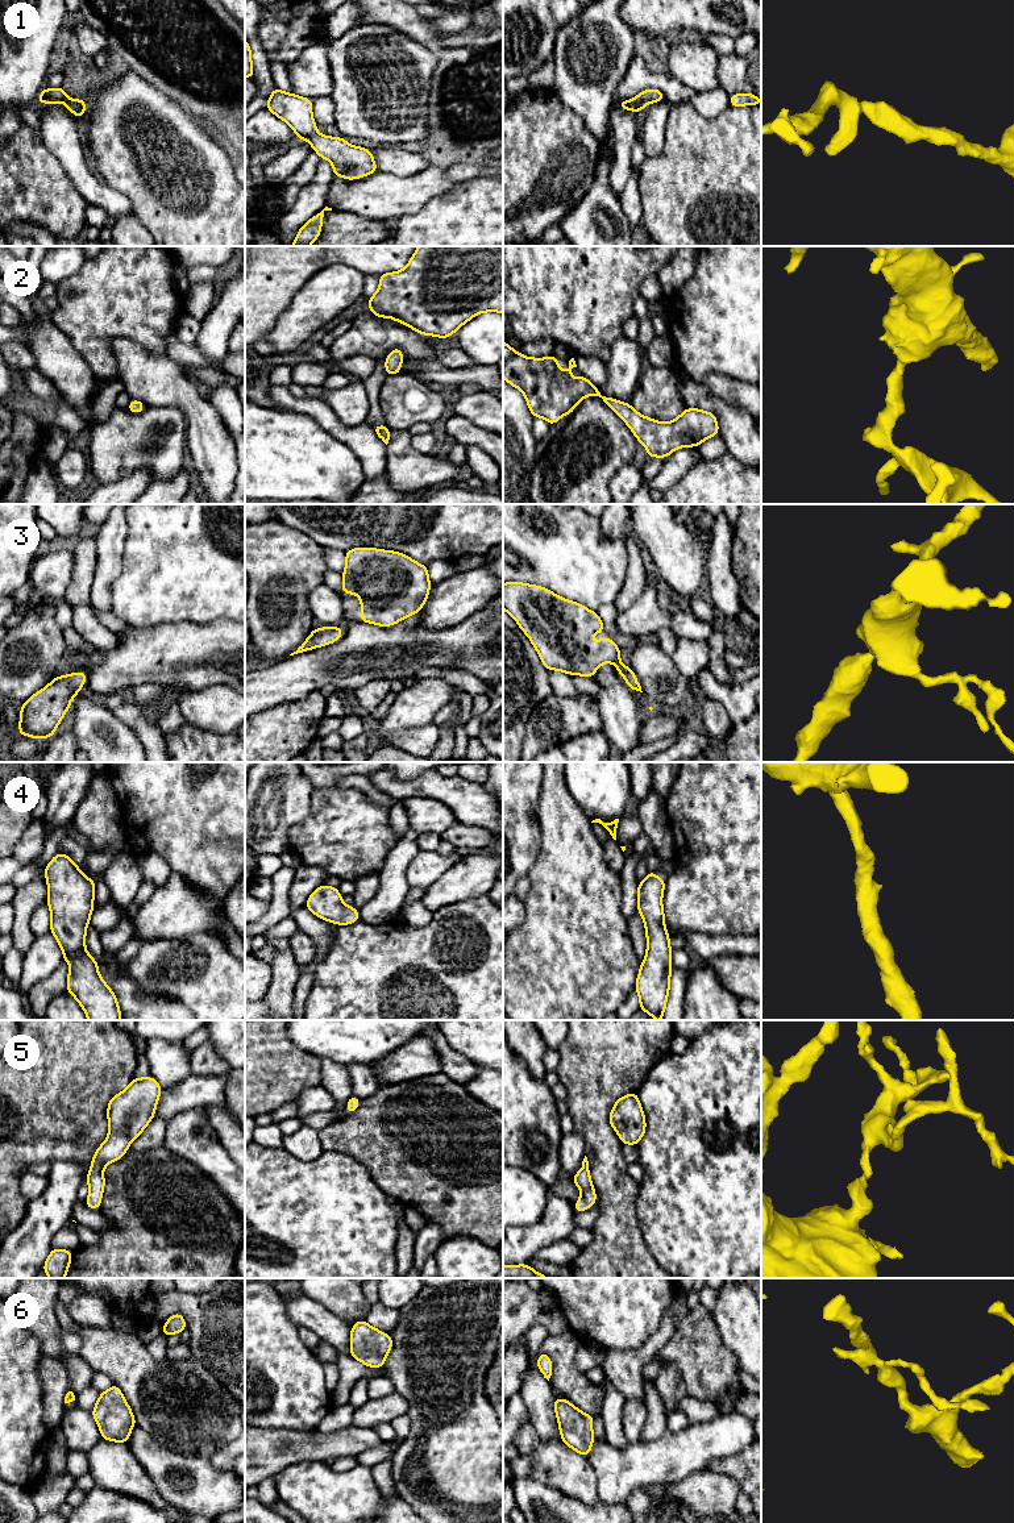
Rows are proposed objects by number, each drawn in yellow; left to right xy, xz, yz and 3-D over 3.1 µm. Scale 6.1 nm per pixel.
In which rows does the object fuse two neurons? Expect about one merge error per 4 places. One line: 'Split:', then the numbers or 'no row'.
Split: no row

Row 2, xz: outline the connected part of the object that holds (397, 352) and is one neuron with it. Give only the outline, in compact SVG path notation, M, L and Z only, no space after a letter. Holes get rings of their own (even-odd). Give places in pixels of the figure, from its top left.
M394 348L385 361L387 376L400 374L402 362L403 362L403 350L400 348Z

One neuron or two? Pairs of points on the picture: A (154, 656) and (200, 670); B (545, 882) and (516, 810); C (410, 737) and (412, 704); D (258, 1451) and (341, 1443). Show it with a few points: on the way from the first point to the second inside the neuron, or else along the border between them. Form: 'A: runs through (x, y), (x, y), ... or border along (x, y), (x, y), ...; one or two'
A: runs through (166, 656), (185, 656), (188, 660); one
B: border along (540, 827), (541, 836), (537, 857), (527, 876); two
C: border along (432, 723), (402, 729), (389, 740); two
D: runs through (279, 1452), (289, 1451), (296, 1445), (320, 1445); one

